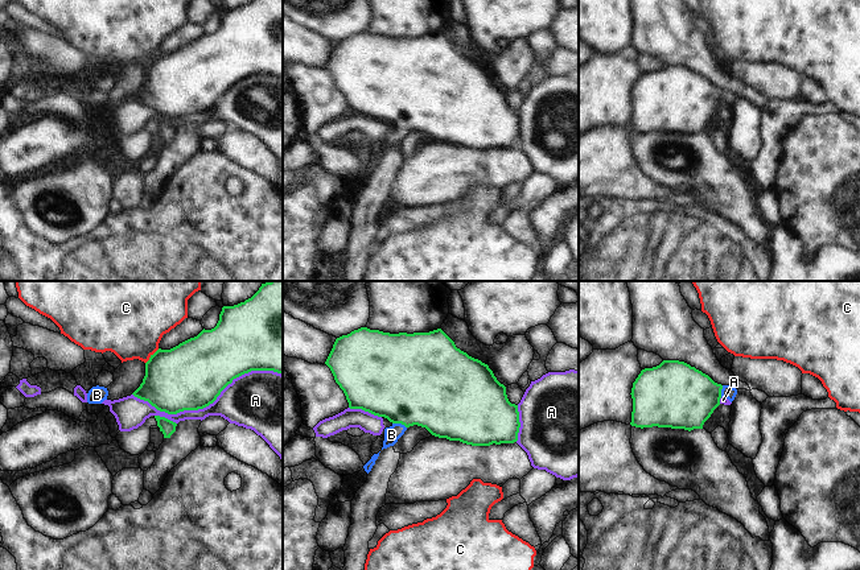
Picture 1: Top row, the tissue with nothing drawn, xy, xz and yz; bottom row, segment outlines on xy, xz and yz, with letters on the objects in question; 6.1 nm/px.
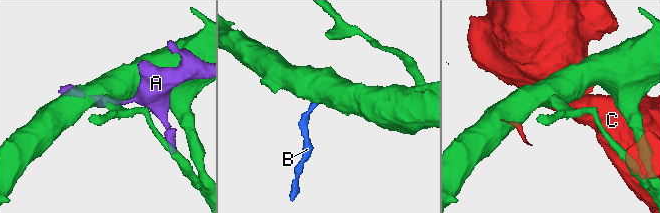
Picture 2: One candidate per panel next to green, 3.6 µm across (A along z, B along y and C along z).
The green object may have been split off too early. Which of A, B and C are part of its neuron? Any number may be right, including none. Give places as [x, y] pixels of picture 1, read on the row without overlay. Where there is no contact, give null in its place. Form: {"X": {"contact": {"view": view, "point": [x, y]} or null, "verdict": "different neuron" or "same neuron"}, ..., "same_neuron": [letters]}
{"A": {"contact": {"view": "xy", "point": [208, 110]}, "verdict": "different neuron"}, "B": {"contact": {"view": "xz", "point": [399, 127]}, "verdict": "same neuron"}, "C": {"contact": {"view": "xy", "point": [151, 61]}, "verdict": "different neuron"}, "same_neuron": ["B"]}

